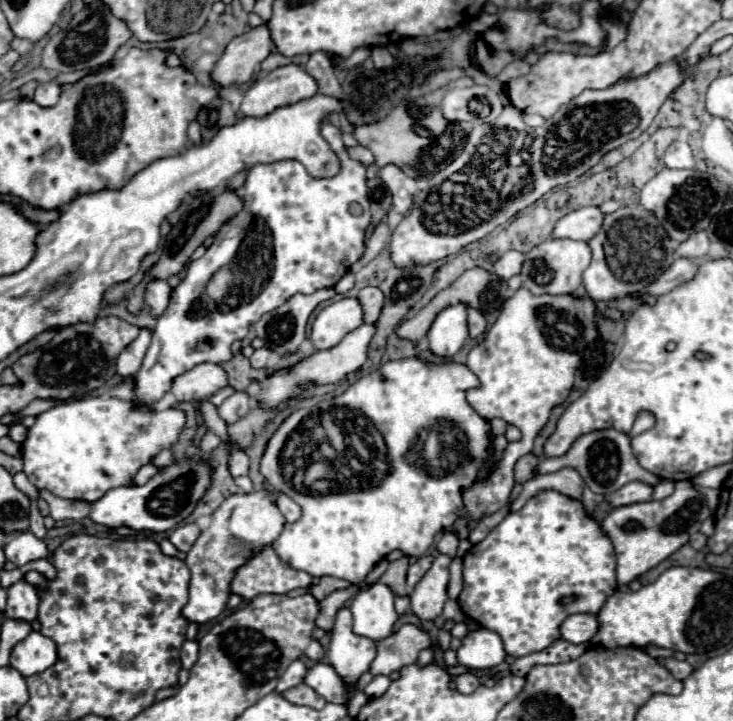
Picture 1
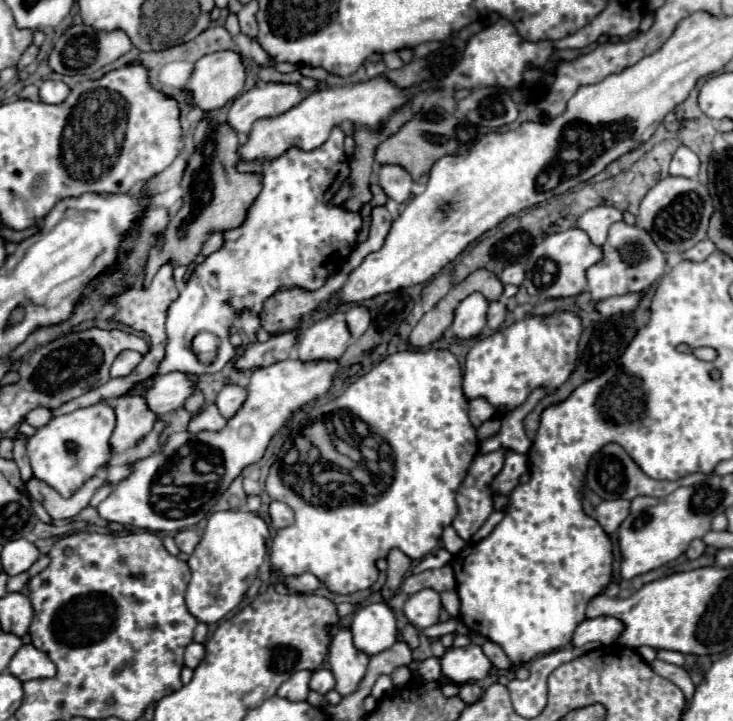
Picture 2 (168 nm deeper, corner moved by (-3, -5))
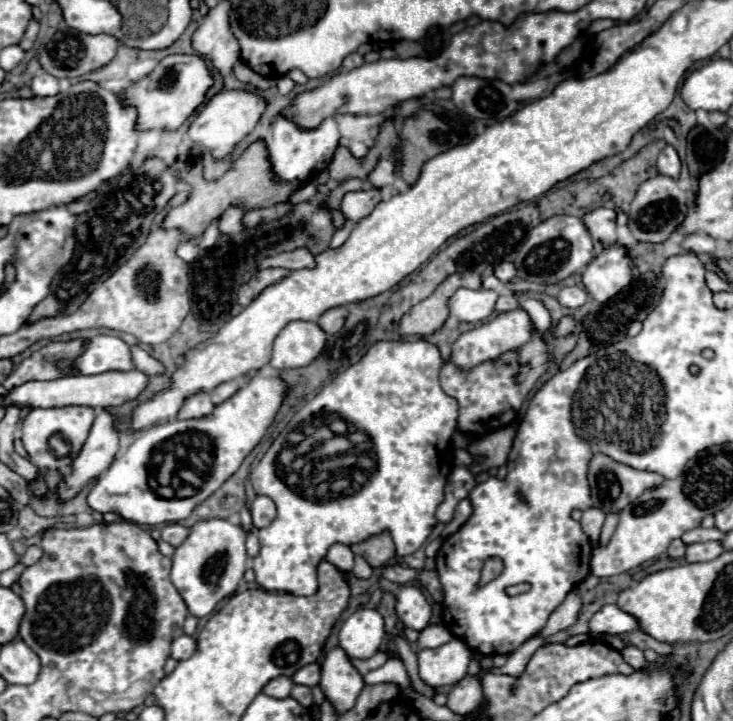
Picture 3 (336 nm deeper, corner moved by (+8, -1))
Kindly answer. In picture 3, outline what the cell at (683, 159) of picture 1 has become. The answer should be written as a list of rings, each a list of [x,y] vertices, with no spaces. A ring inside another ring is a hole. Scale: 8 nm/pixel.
[[[665,146],[659,154],[659,160],[657,160],[657,168],[661,174],[665,176],[671,176],[671,178],[679,178],[679,172],[681,172],[681,160],[677,156],[677,150],[673,146]]]

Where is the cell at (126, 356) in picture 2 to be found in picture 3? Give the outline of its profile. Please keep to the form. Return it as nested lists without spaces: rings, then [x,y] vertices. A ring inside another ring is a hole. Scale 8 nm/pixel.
[[[95,336],[91,344],[77,358],[77,368],[81,374],[101,374],[109,370],[133,370],[129,344],[117,336]]]

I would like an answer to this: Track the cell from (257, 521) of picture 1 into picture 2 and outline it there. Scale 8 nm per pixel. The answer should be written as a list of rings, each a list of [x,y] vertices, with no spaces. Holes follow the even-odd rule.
[[[226,510],[208,518],[204,536],[188,558],[192,578],[186,590],[186,604],[200,622],[220,622],[242,602],[248,586],[258,576],[260,564],[266,560],[268,536],[268,524],[252,512]]]

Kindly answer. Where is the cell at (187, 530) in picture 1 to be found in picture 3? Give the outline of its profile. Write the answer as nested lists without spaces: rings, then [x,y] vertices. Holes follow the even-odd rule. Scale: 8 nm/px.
[[[169,524],[169,526],[165,526],[163,530],[161,530],[161,536],[163,536],[163,540],[165,542],[169,542],[171,546],[181,546],[183,544],[183,540],[189,536],[189,528],[185,528],[185,526],[181,526],[181,524]]]

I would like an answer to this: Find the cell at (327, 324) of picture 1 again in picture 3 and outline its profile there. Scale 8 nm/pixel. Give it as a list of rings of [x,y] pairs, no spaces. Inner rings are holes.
[[[291,322],[273,344],[271,366],[275,370],[309,366],[325,348],[327,334],[317,322]]]

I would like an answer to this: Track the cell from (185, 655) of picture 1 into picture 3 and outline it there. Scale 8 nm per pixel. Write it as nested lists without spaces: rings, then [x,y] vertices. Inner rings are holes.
[[[179,636],[173,646],[171,646],[171,658],[175,660],[185,660],[185,658],[191,658],[197,650],[197,644],[195,644],[195,638],[193,636]]]

